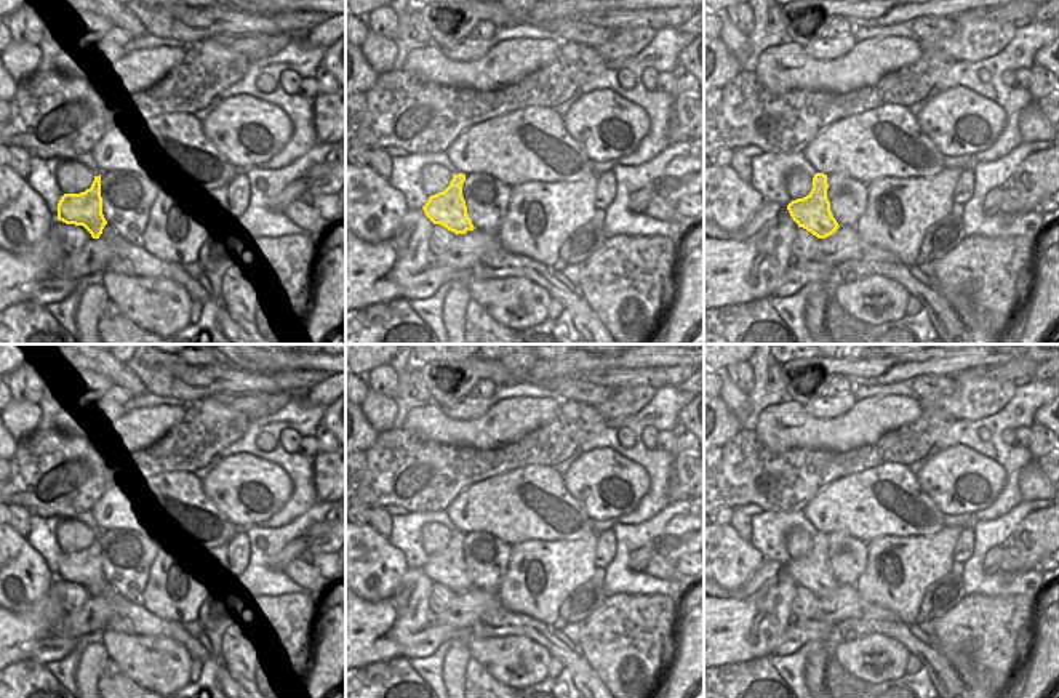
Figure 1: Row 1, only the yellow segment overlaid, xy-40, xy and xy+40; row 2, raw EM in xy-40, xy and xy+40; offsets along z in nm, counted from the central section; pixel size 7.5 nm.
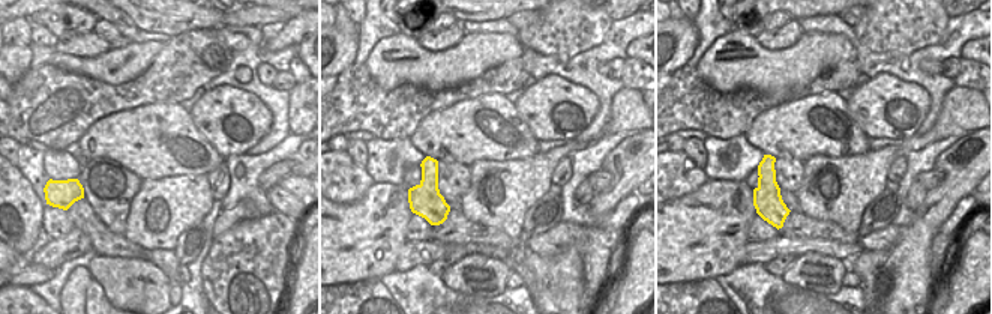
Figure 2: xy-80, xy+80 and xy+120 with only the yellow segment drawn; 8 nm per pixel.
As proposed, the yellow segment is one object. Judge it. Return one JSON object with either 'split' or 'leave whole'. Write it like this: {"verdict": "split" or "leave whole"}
{"verdict": "split"}

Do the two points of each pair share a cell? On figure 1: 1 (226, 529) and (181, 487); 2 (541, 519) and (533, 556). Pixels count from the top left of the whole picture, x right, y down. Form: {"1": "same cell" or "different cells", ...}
{"1": "same cell", "2": "different cells"}

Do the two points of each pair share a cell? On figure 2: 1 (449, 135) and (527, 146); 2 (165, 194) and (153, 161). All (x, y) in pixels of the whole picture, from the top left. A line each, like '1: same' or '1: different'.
1: same
2: different

